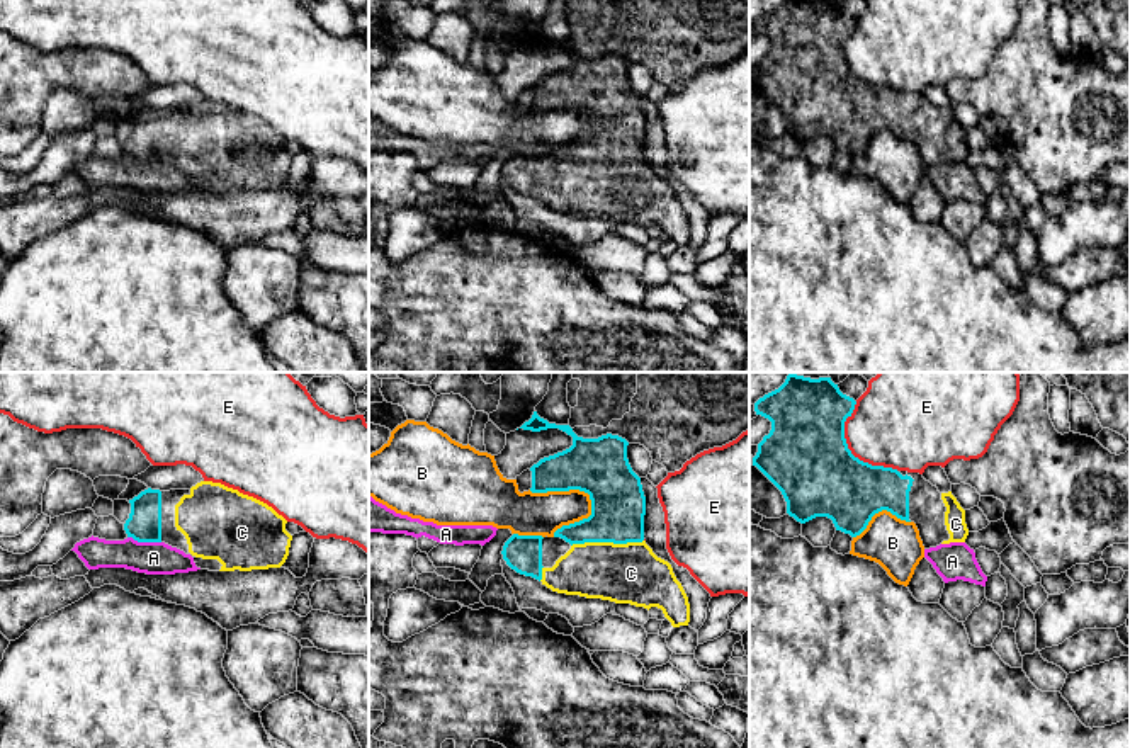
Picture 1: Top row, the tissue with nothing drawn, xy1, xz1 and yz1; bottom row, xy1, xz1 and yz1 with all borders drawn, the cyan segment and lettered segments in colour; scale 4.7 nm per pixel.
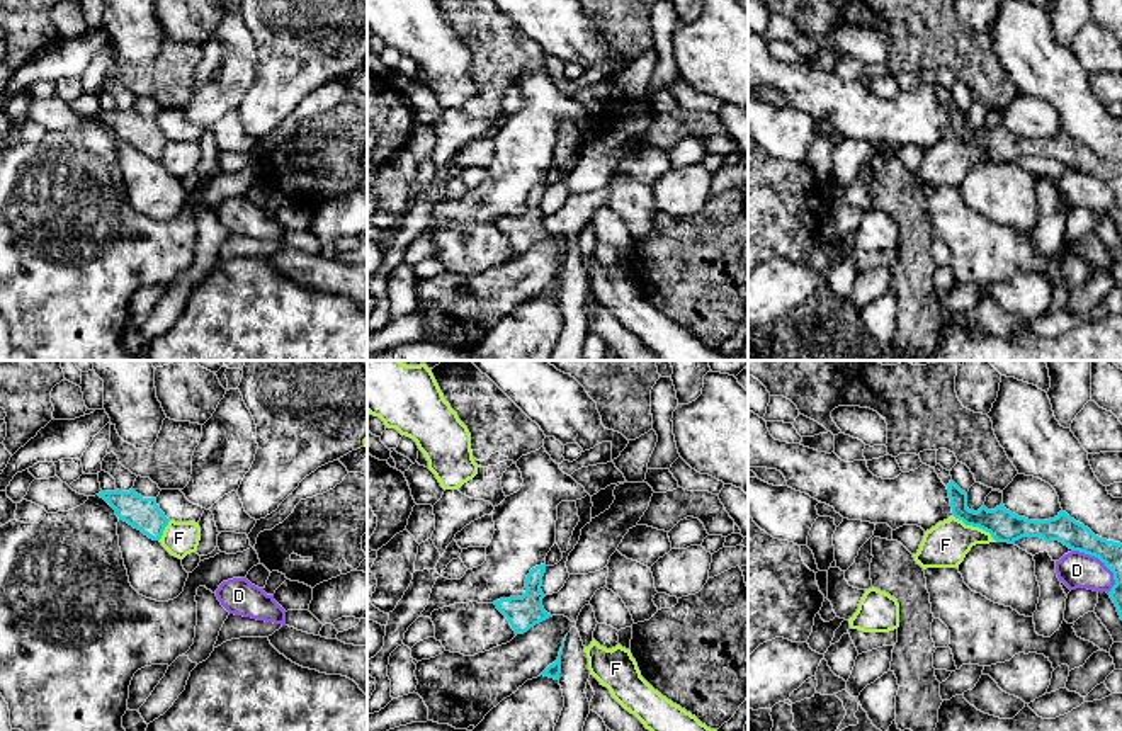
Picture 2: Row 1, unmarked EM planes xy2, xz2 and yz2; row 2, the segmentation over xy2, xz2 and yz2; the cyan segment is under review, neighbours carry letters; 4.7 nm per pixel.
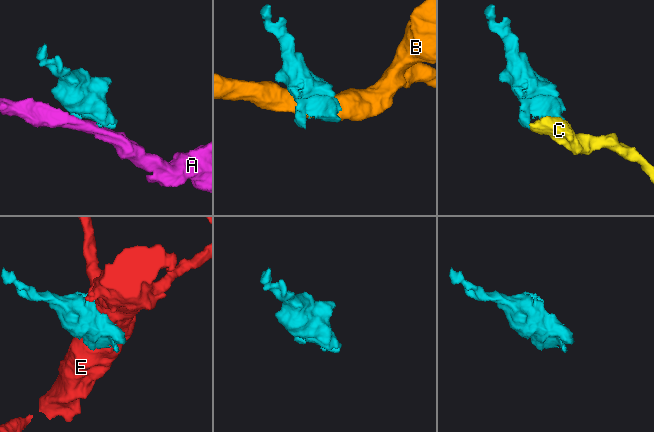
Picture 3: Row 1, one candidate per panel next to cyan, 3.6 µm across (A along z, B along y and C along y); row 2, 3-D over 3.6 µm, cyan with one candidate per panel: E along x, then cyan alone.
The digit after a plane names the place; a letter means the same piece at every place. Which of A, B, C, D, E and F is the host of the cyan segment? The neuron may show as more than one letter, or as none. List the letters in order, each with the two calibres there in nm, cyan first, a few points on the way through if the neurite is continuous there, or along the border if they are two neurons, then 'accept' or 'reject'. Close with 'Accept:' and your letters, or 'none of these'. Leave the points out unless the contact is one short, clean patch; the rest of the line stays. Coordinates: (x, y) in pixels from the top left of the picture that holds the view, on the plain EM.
A: 160/160 nm | along xy1 (128, 155), (138, 160), (160, 162) | reject
B: 280/200 nm | reject
C: 260/280 nm | accept
D: 130/180 nm | along yz2 (1073, 169), (1093, 174), (1112, 192), (1114, 204), (1109, 211) | reject
E: 400/420 nm | reject
F: 150/200 nm | along yz2 (954, 135), (966, 143), (985, 148), (997, 160) | reject
Accept: C

